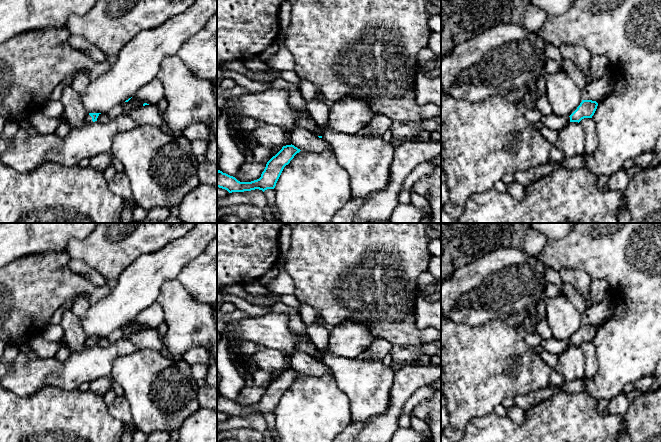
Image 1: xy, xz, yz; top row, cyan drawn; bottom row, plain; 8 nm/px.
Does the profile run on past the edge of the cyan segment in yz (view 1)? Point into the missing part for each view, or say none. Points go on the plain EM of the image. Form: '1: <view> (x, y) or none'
1: none

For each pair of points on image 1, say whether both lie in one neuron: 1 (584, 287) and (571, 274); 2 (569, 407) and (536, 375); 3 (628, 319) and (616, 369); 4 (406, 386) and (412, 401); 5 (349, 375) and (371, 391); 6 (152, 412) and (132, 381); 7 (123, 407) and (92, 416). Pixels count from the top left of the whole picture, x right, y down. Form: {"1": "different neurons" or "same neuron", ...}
{"1": "same neuron", "2": "different neurons", "3": "same neuron", "4": "different neurons", "5": "same neuron", "6": "same neuron", "7": "different neurons"}

